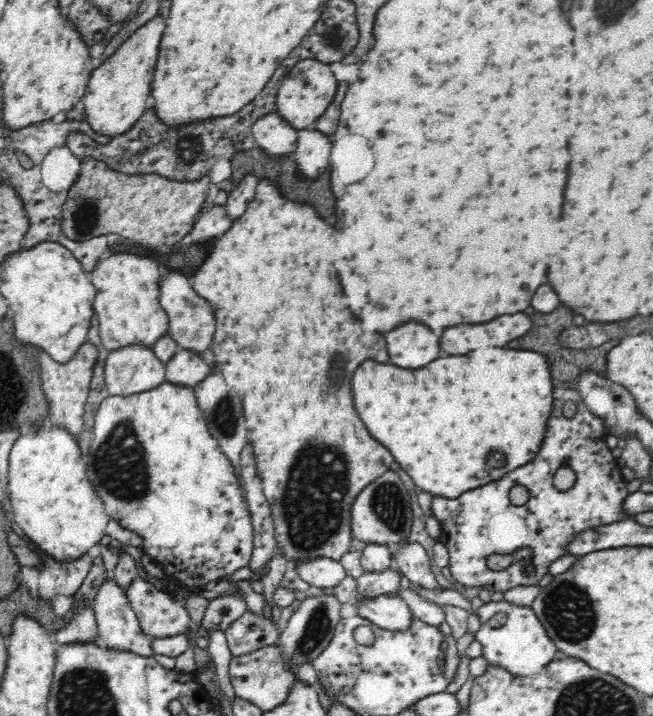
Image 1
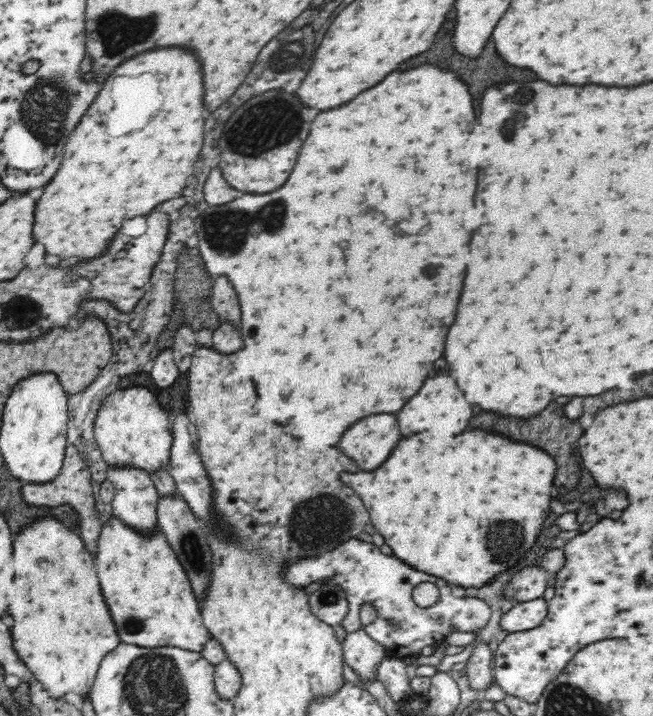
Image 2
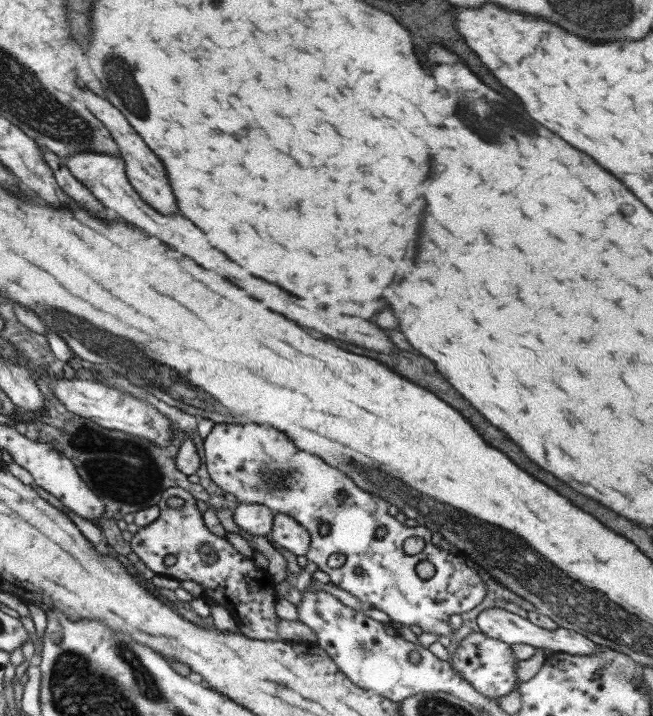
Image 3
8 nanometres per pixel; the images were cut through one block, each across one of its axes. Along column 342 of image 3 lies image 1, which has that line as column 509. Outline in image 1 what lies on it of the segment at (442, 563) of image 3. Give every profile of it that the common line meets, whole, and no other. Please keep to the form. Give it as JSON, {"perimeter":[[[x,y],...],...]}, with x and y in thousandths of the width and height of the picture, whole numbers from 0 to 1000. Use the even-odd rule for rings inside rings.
{"perimeter":[[[851,545],[836,612],[818,645],[769,665],[766,670],[753,670],[738,682],[711,687],[701,696],[689,698],[665,693],[662,718],[677,732],[677,749],[671,757],[677,757],[689,771],[686,796],[692,807],[729,827],[735,821],[747,821],[750,830],[775,827],[790,818],[824,818],[824,813],[839,802],[842,788],[870,774],[867,760],[882,746],[968,723],[953,712],[956,698],[962,696],[962,673],[953,668],[953,654],[946,651],[946,640],[937,637],[937,626],[928,623],[928,609],[931,598],[925,595],[925,587],[904,575],[888,547]],[[870,559],[885,564],[879,584],[861,581],[861,567]],[[861,645],[870,645],[873,656],[882,659],[882,673],[867,687],[848,682],[848,662],[864,651]],[[787,679],[809,682],[812,696],[802,707],[781,704],[778,690]],[[796,765],[815,768],[812,788],[821,791],[818,802],[799,802],[799,791],[806,791],[806,785],[790,785],[766,799],[744,791],[744,779],[750,774],[784,774]]]}

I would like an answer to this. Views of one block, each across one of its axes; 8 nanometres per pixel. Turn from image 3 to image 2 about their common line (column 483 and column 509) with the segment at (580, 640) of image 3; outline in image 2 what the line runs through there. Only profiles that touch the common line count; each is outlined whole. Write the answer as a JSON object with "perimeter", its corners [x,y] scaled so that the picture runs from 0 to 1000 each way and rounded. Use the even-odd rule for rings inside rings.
{"perimeter":[[[821,835],[812,841],[796,841],[766,863],[763,874],[775,885],[802,883],[802,880],[815,880],[815,877],[827,874],[830,866],[836,863],[836,858],[839,858],[839,841],[833,841],[830,835]]]}

